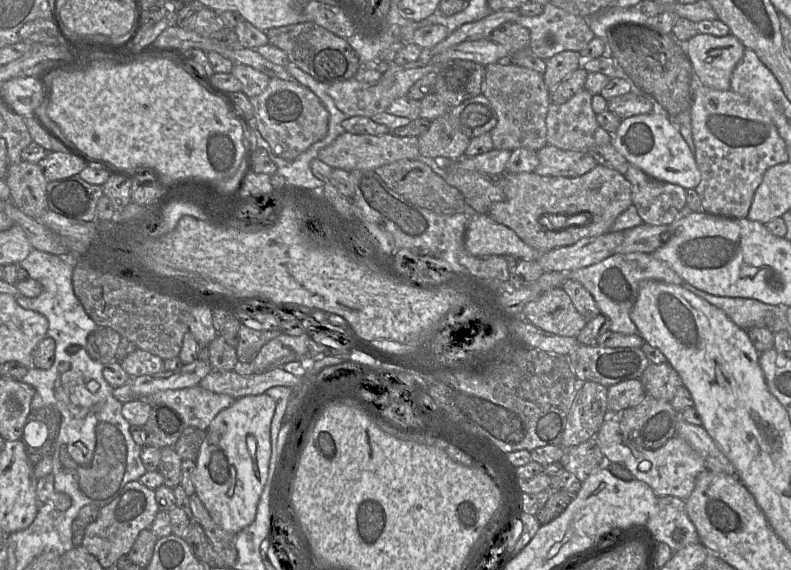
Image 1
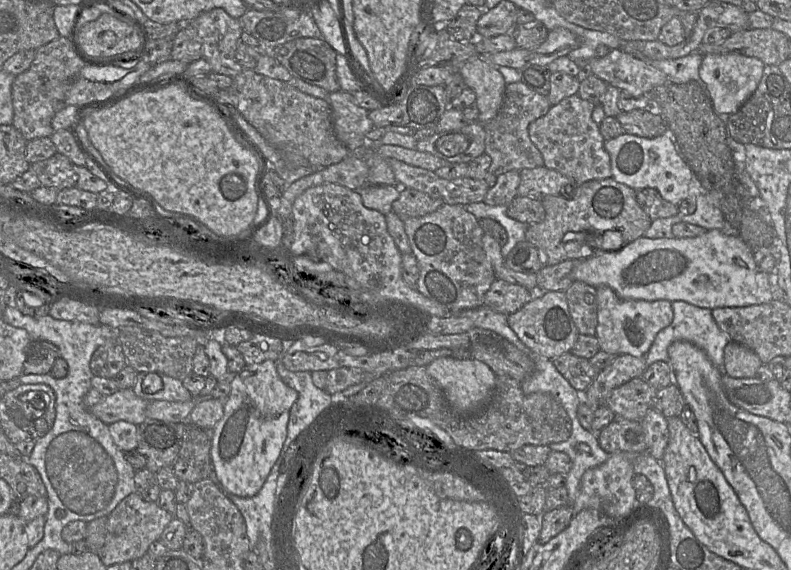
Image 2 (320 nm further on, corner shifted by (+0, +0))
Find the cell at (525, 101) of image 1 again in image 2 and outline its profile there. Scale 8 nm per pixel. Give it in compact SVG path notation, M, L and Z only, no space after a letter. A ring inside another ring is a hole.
M521 81L506 85L499 112L484 124L485 153L491 158L485 180L490 188L495 185L501 174L544 166L542 154L529 137L529 125L547 114L550 107L547 96L532 91Z

